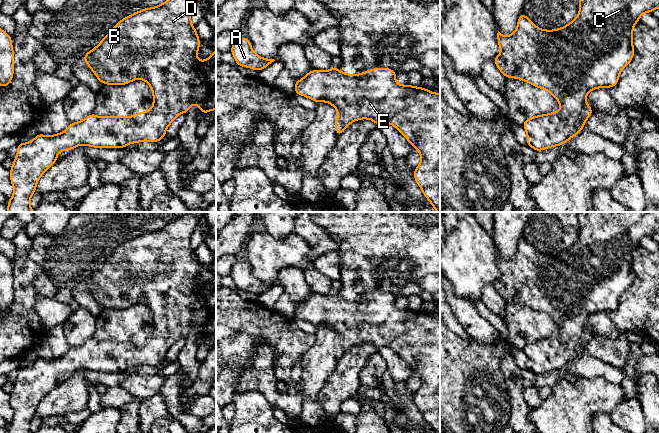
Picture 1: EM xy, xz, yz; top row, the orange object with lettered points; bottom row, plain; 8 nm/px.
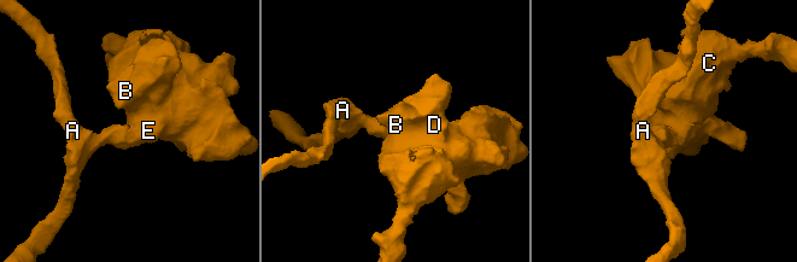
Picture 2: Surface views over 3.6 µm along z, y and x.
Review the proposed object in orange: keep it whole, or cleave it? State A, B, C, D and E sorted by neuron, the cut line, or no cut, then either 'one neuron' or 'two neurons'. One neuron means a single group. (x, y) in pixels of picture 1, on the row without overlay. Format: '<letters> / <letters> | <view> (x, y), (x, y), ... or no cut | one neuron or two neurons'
A B C D E | no cut | one neuron

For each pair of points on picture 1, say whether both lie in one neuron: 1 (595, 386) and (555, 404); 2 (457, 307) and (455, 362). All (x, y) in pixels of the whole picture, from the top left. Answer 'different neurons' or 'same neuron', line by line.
1: same neuron
2: different neurons

